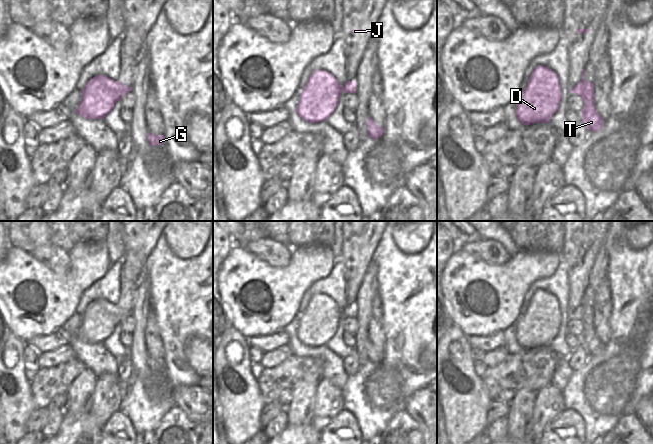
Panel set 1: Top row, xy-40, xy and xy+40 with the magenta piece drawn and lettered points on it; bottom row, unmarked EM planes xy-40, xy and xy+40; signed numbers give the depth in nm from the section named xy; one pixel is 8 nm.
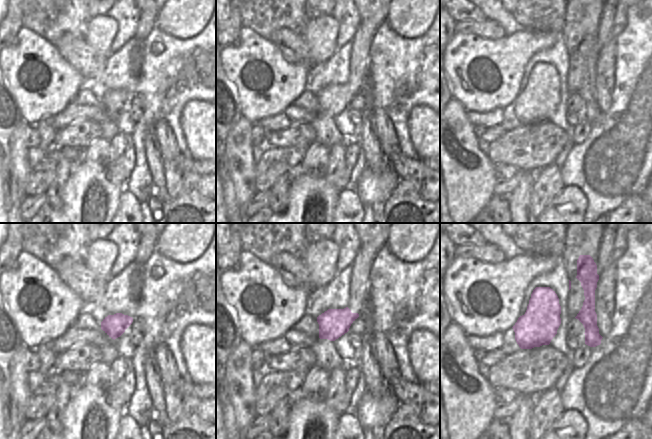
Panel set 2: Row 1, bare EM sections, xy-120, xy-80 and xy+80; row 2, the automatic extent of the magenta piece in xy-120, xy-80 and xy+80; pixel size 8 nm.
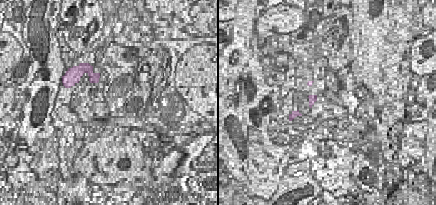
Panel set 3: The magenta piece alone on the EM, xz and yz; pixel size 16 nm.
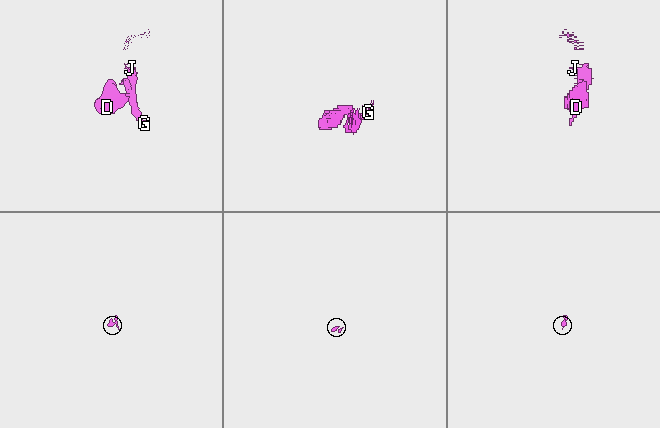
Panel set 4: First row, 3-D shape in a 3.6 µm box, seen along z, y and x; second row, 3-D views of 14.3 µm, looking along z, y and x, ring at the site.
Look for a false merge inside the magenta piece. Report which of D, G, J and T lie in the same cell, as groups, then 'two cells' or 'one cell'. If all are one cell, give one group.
groups D / G J T; two cells

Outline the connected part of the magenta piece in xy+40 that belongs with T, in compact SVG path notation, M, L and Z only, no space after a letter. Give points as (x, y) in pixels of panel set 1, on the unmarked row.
M584 291L582 293L582 304L574 312L570 312L570 317L579 319L584 326L581 335L584 349L590 355L599 355L604 348L604 344L594 330L594 307L584 304Z

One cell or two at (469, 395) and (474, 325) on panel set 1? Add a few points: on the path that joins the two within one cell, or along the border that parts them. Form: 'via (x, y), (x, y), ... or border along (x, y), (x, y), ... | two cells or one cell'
border along (454, 324), (467, 337) | two cells

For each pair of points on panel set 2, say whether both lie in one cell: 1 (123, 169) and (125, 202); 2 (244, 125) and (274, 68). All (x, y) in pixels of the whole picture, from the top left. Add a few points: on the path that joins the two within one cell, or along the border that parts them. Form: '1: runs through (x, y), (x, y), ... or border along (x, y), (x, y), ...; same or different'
1: border along (124, 187), (119, 196), (119, 207), (117, 209); different
2: border along (243, 116), (253, 124); different

